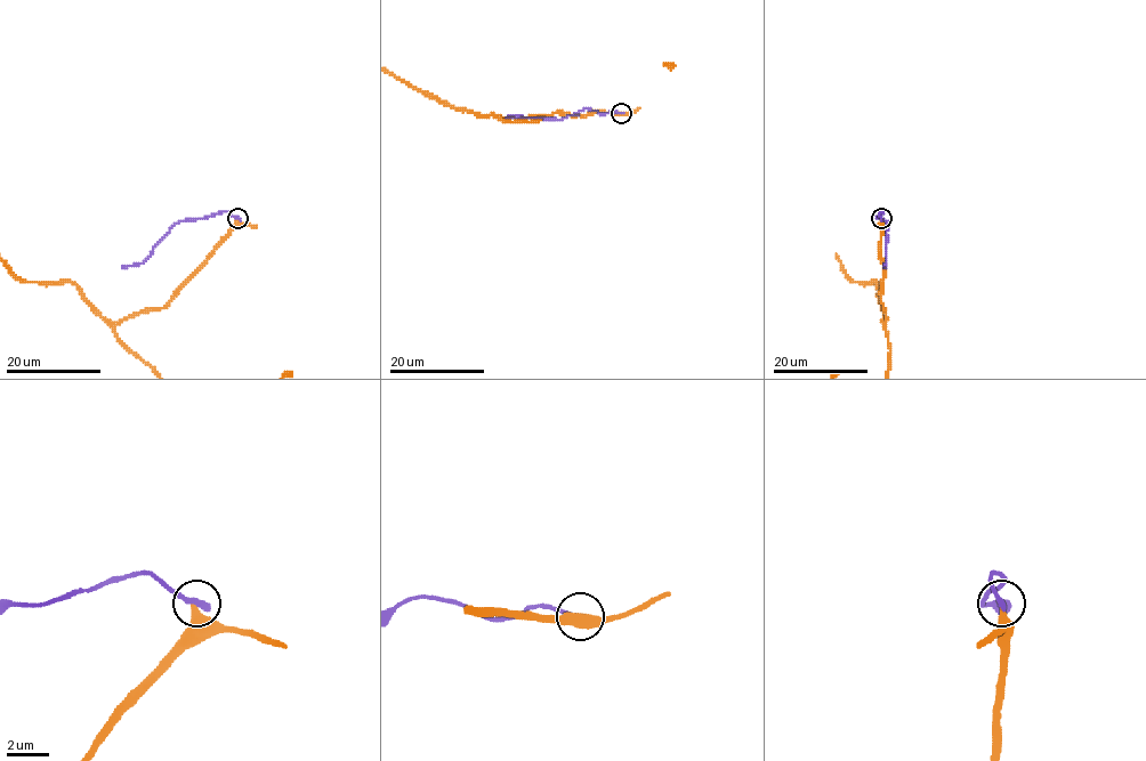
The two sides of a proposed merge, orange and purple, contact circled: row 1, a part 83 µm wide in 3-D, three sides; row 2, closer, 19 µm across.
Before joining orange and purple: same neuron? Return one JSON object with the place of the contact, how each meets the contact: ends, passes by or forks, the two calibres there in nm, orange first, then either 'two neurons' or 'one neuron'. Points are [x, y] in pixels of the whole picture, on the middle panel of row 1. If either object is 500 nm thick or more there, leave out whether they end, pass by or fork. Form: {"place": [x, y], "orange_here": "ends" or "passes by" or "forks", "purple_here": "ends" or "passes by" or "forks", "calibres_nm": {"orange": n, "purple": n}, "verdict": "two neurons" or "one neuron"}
{"place": [621, 113], "orange_here": "ends", "purple_here": "ends", "calibres_nm": {"orange": 360, "purple": 300}, "verdict": "two neurons"}

